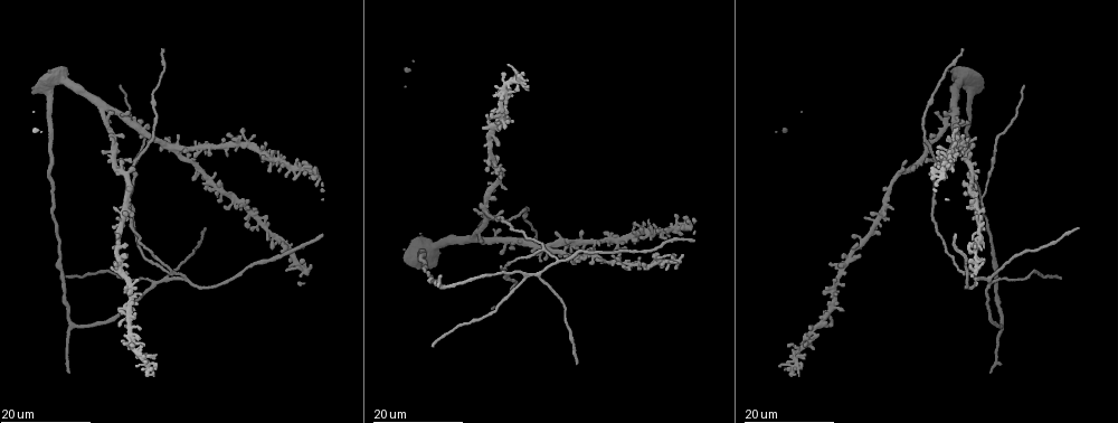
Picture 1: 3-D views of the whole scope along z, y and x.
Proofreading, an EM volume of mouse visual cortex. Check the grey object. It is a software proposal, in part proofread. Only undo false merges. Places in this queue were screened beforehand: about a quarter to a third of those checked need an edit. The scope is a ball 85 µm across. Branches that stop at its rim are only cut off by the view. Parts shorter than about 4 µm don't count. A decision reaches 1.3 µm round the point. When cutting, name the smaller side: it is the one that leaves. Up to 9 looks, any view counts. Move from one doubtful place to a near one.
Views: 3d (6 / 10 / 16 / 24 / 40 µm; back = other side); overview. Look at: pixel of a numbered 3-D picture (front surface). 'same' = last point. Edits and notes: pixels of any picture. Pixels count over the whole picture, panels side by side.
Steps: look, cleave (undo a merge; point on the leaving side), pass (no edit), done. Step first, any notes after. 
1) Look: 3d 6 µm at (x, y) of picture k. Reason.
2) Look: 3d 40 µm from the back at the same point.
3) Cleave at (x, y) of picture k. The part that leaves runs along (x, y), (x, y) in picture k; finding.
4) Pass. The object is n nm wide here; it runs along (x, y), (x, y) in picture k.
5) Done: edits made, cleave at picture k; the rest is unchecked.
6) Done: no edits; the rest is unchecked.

Look: 3d 24 µm at (988, 279) of picture 1. Four-way junction.

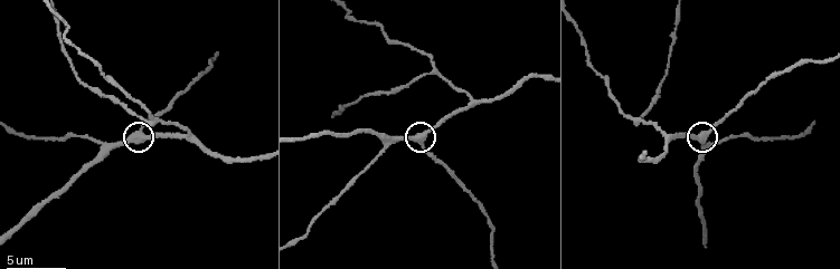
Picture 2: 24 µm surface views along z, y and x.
Look: 3d 6 µm at (708, 134) of picture 2.

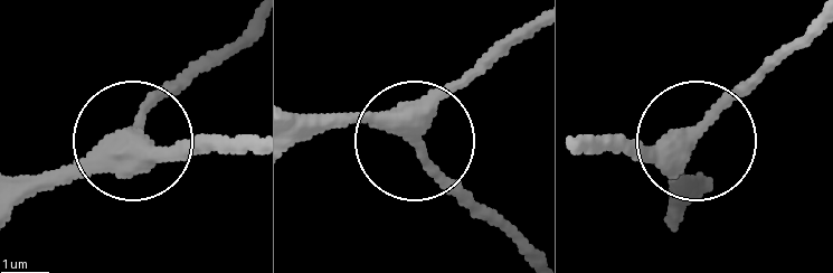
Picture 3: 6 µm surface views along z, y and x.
Look: 3d 6 µm from the back at (414, 135) of picture 3.

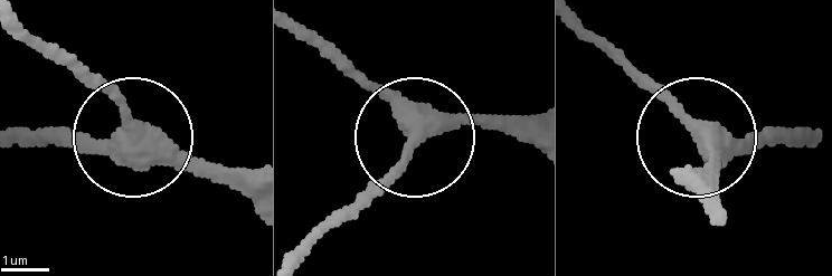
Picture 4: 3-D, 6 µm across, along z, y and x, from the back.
Pass. The object is 360 nm wide here; one cell here.

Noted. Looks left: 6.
Look: 3d 10 µm at (635, 120) of picture 2. Two arms in line, one across.

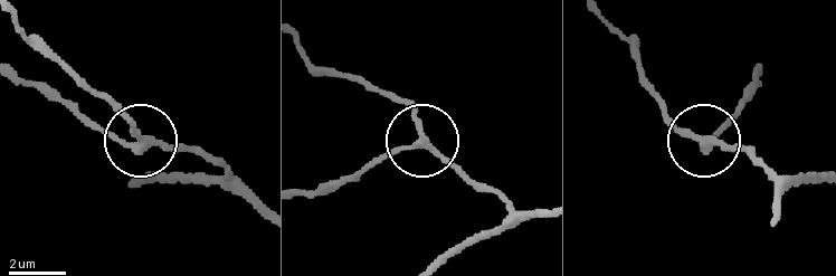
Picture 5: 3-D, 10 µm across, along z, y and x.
Pass. The object is 240 nm wide here; it runs along (148, 184), (206, 184), (225, 168), (85, 122) in picture 5; one cell here.

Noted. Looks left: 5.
Look: 3d 16 µm at (874, 221) of picture 1. Thin arm on a thick one.

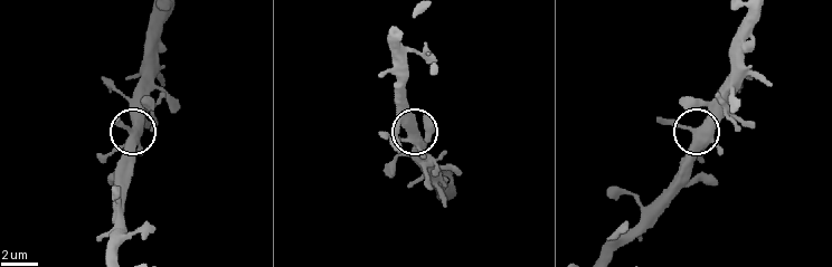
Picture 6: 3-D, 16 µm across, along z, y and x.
Look: 3d 6 µm at (133, 135) of picture 6.

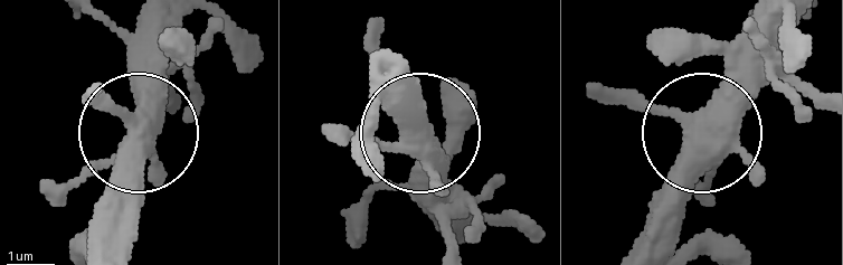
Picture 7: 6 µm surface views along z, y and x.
Pass. The object is 440 nm wide here; continuous, no second cell.

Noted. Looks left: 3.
Look: 3d 16 µm at (486, 211) of picture 1.

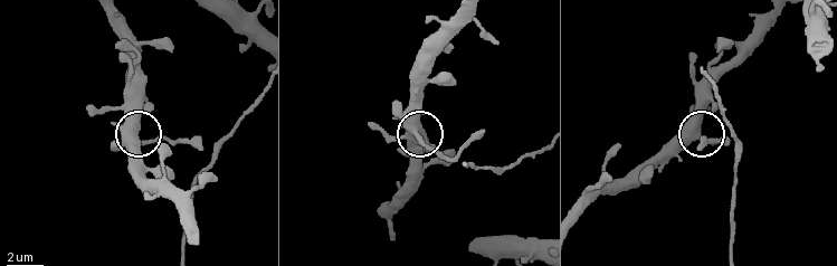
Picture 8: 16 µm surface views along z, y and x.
Look: 3d 6 µm at (698, 135) of picture 8.

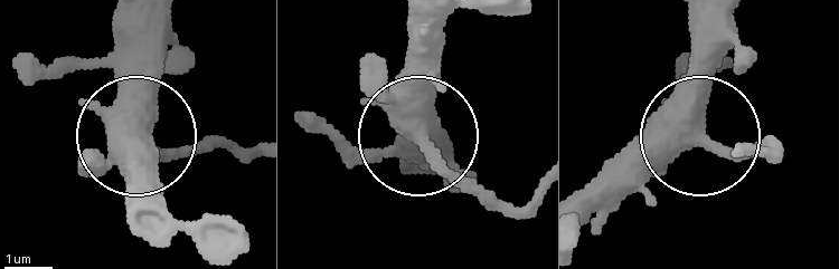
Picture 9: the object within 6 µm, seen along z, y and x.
Pass. One cell here.

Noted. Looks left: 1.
Done: no edits; the rest is unchecked.

